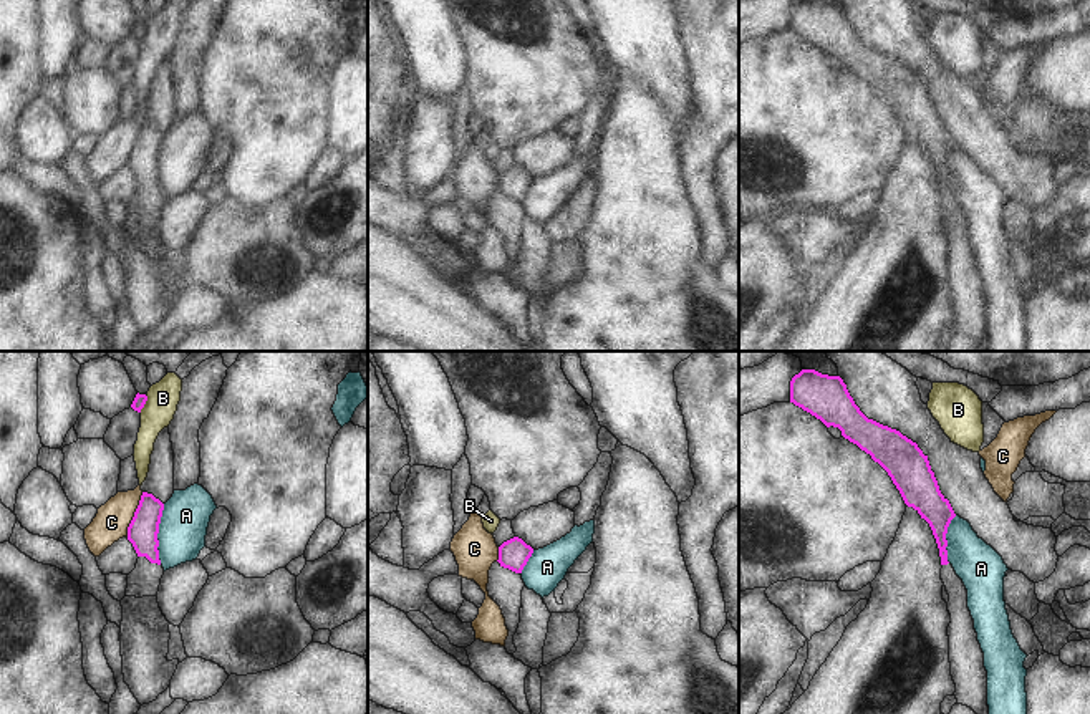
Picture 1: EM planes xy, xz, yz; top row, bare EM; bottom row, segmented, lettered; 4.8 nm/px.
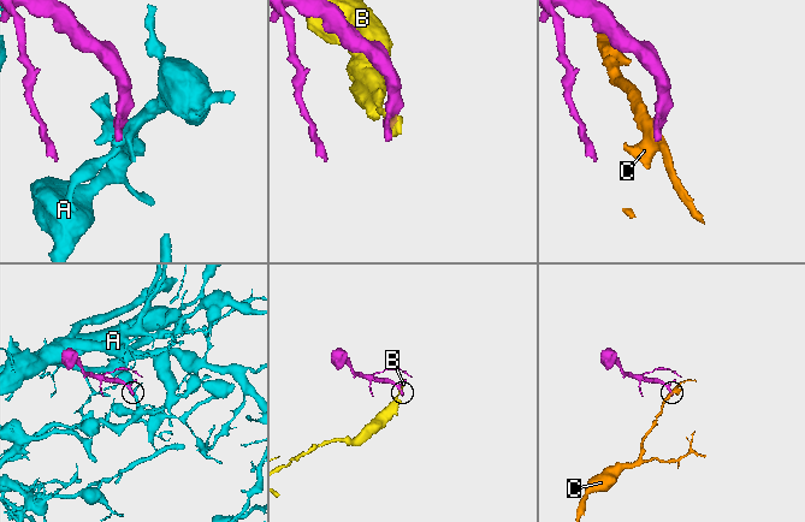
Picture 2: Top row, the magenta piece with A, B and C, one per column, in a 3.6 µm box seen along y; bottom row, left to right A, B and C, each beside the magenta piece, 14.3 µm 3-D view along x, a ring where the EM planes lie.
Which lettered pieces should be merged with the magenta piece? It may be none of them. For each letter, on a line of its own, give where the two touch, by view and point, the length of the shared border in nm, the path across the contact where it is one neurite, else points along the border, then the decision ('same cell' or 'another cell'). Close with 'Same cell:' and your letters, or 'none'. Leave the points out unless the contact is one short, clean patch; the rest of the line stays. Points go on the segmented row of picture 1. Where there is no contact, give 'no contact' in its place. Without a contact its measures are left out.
A: contact xy (158, 532); length 300 nm; border xy (164, 504), (158, 534), (159, 564); another cell
B: contact xy (144, 403); length 90 nm; another cell
C: contact xy (135, 514); length 240 nm; border xy (143, 492), (126, 535); another cell
Same cell: none

